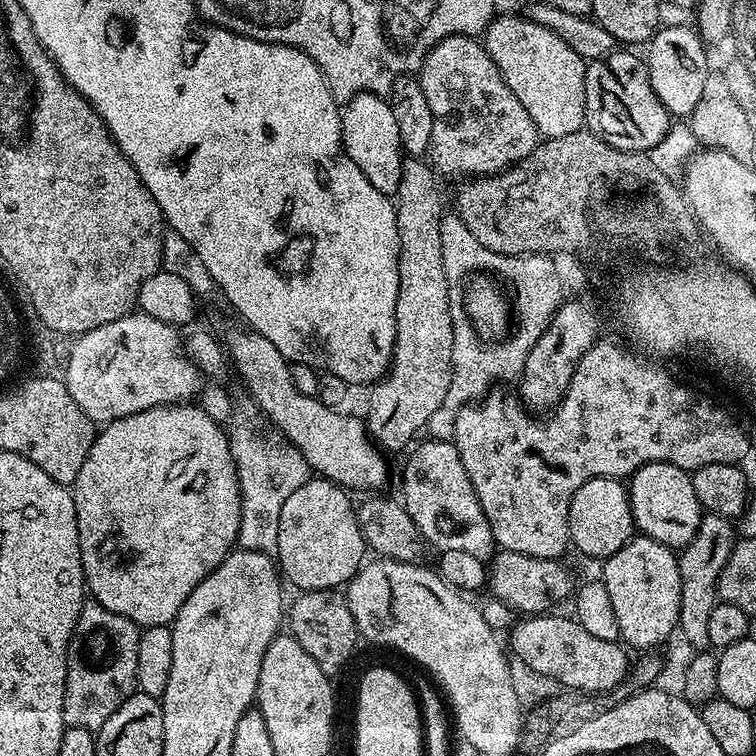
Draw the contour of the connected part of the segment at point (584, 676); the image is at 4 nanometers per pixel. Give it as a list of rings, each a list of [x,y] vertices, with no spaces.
[[[532,614],[512,632],[512,648],[532,672],[557,680],[574,692],[608,692],[623,682],[630,667],[629,653],[617,642],[594,638],[571,615]]]

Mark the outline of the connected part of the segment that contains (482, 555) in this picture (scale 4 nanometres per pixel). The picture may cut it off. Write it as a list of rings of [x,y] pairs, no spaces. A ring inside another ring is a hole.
[[[424,438],[407,456],[402,503],[419,530],[421,541],[427,547],[429,544],[444,552],[440,556],[438,568],[449,584],[460,590],[483,589],[488,563],[494,555],[494,541],[490,522],[478,502],[478,494],[470,482],[470,474],[466,474],[466,466],[462,466],[462,458],[455,443],[452,440]]]

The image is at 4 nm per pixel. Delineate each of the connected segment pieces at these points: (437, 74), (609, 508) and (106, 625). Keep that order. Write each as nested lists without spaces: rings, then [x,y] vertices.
[[[457,34],[438,42],[428,52],[428,57],[424,59],[418,79],[422,86],[422,94],[426,94],[430,114],[434,114],[430,160],[441,177],[494,176],[497,172],[518,164],[522,158],[526,158],[536,149],[538,133],[534,126],[534,118],[530,118],[530,114],[526,114],[526,106],[522,106],[522,102],[518,102],[514,90],[510,90],[510,86],[506,86],[494,58],[490,58],[490,54],[484,49],[484,45],[479,39]]]
[[[612,474],[590,478],[586,482],[582,482],[582,486],[578,486],[578,490],[574,490],[574,498],[568,503],[568,539],[571,547],[577,548],[584,556],[593,556],[597,562],[603,562],[618,550],[622,550],[622,546],[626,546],[626,542],[631,540],[634,535],[628,490],[623,483],[619,484],[619,482],[621,483]]]
[[[95,602],[85,603],[78,614],[78,622],[72,631],[72,641],[68,643],[68,669],[66,670],[66,690],[64,691],[64,723],[70,728],[90,730],[94,734],[126,702],[126,698],[137,691],[136,671],[138,670],[138,642],[141,629],[130,618],[106,610],[106,606]]]

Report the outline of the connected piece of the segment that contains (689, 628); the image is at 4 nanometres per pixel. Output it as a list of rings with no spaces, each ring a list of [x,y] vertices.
[[[710,512],[701,515],[698,534],[694,534],[692,541],[679,553],[682,602],[678,632],[679,635],[684,635],[685,642],[692,650],[704,650],[709,647],[710,634],[706,631],[706,622],[710,622],[710,610],[714,610],[718,603],[716,587],[722,574],[722,566],[726,566],[737,539],[738,532],[733,521]]]

